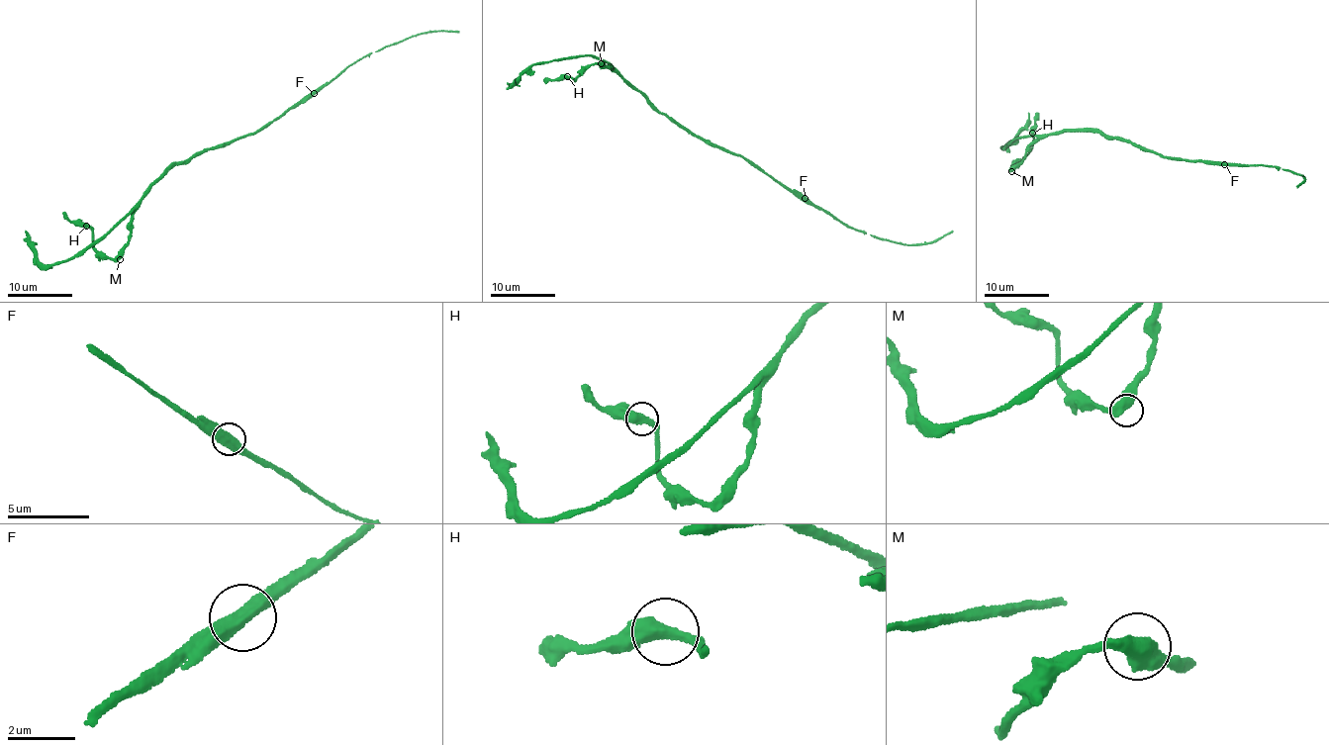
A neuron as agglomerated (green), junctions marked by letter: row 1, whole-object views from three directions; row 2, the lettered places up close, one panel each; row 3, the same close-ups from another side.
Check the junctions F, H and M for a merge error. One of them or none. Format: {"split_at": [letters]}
{"split_at": ["F"]}

